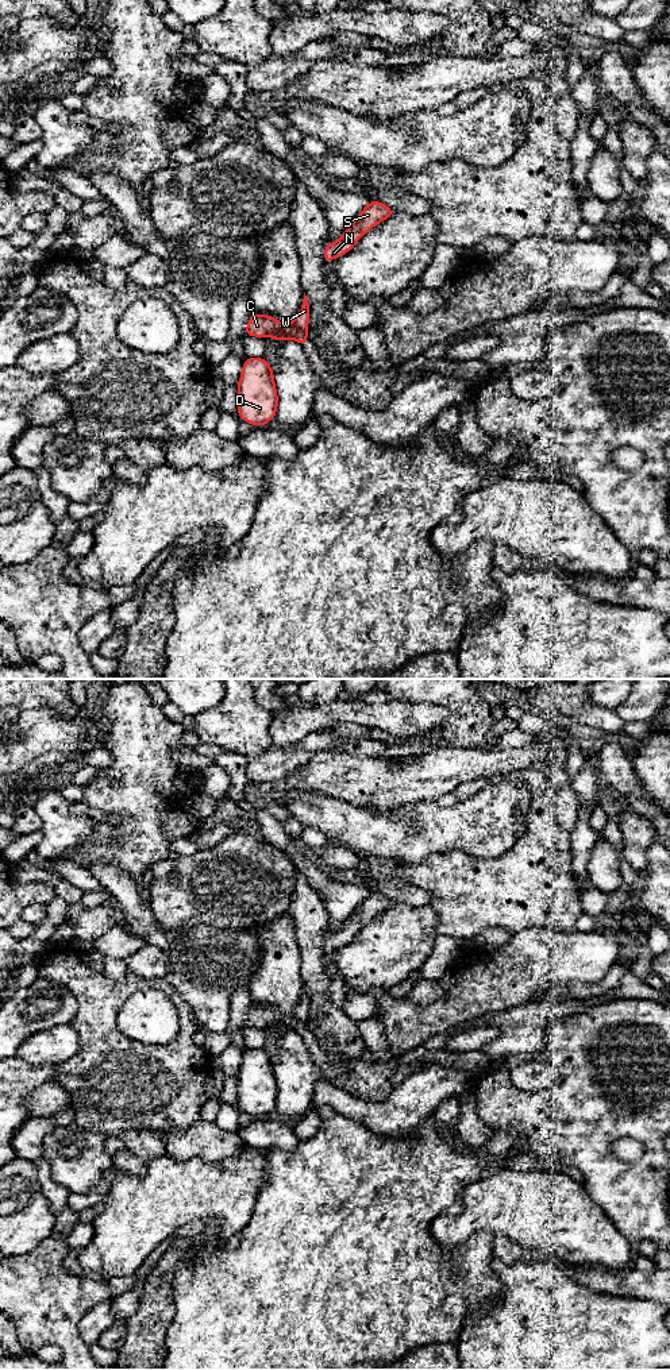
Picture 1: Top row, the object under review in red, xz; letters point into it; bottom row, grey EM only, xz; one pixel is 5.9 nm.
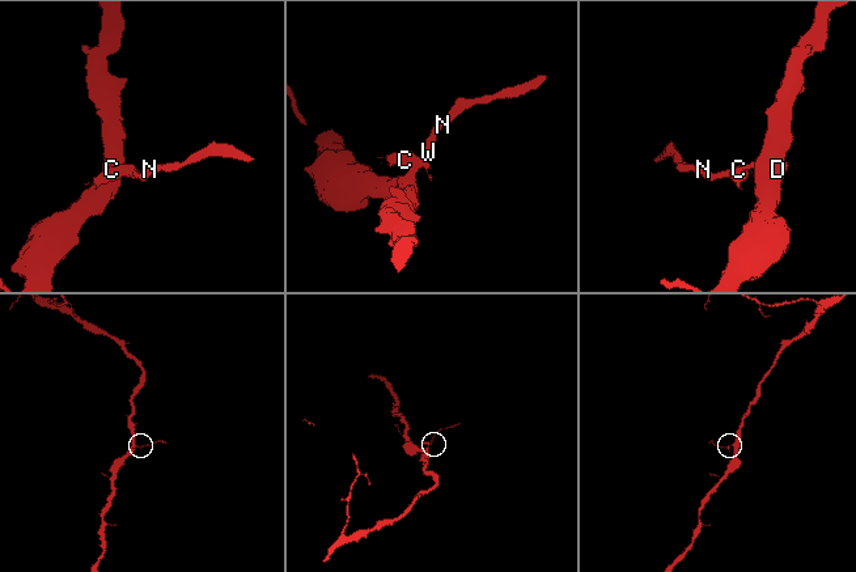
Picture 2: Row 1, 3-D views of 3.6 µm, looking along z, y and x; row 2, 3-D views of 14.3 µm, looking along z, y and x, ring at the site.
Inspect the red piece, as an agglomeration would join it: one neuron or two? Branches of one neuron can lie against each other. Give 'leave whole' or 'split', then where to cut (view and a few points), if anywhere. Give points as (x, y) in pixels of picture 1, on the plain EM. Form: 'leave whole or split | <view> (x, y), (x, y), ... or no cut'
split | xz (270, 1025), (284, 1022), (293, 1029)

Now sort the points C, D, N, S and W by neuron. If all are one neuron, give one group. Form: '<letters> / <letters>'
C / D N S W

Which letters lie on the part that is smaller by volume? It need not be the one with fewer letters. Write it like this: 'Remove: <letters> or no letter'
Remove: C

